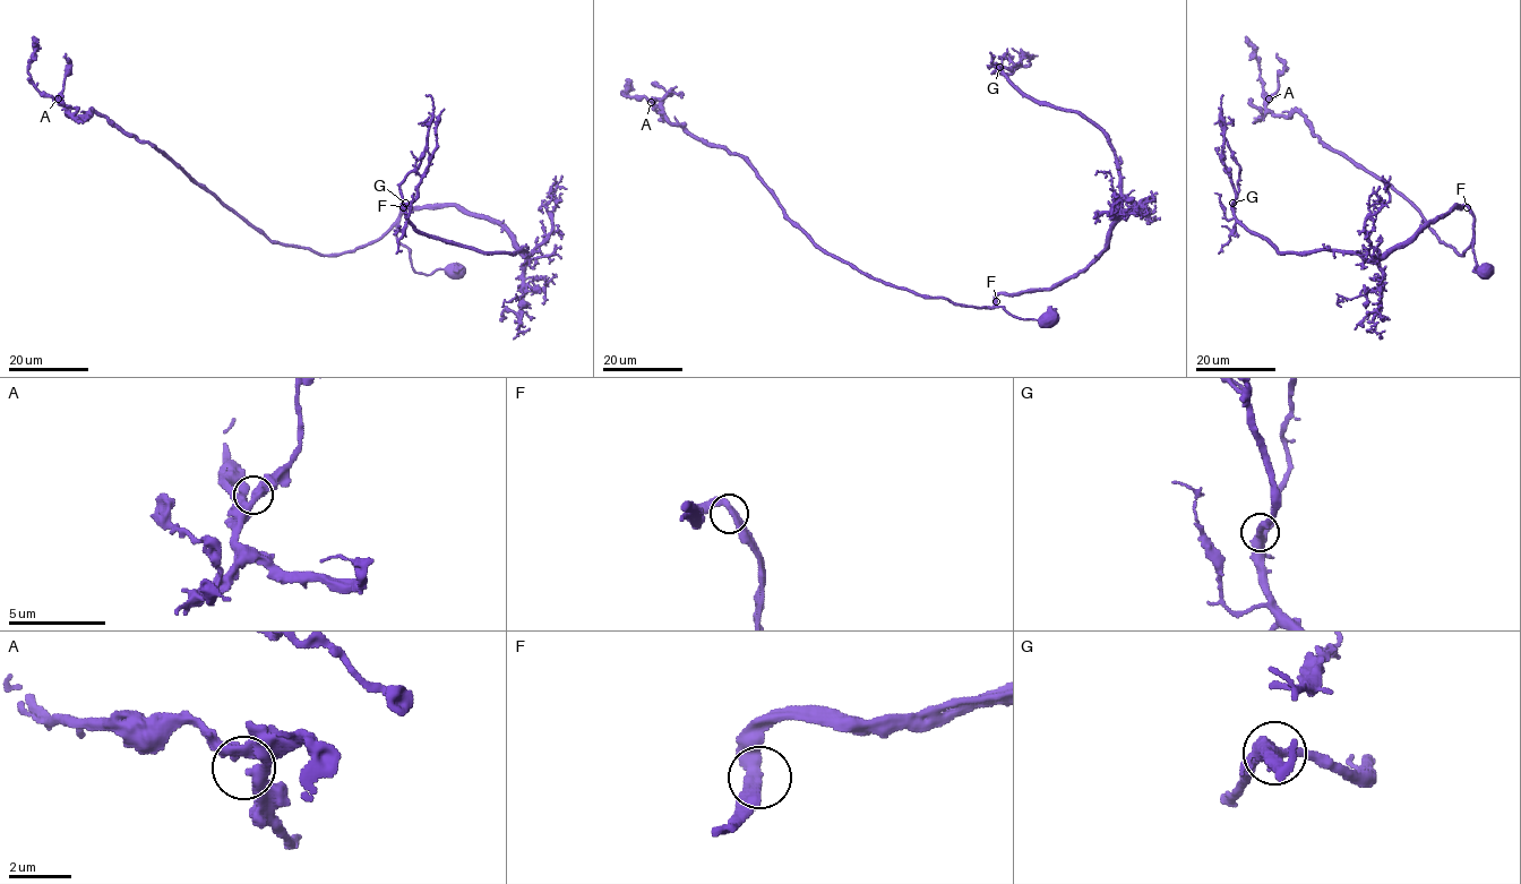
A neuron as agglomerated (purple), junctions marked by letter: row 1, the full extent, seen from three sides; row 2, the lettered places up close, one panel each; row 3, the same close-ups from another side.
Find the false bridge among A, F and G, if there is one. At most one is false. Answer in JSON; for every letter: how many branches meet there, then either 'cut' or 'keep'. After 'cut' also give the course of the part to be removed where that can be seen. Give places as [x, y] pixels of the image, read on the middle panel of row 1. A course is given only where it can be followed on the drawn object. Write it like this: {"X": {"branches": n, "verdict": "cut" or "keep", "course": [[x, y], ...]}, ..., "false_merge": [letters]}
{"A": {"branches": 2, "verdict": "keep"}, "F": {"branches": 2, "verdict": "keep"}, "G": {"branches": 3, "verdict": "keep"}, "false_merge": []}

